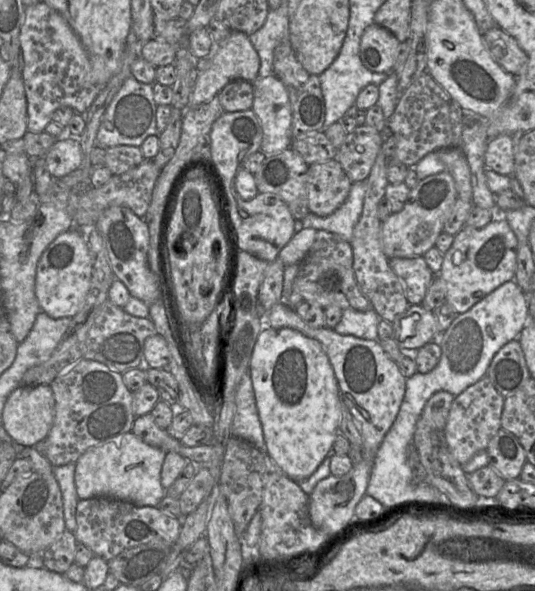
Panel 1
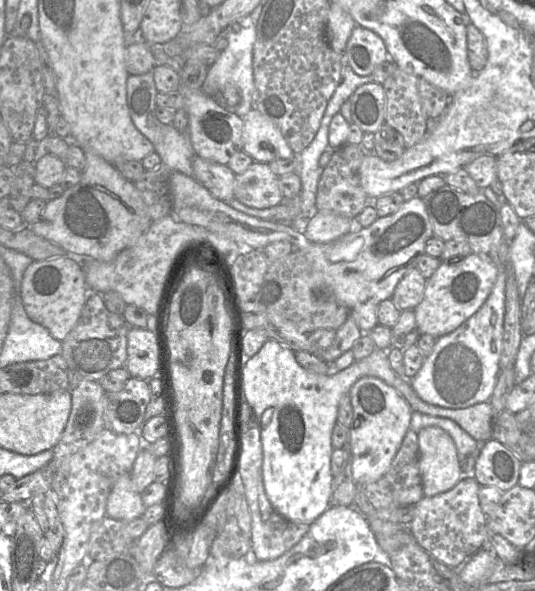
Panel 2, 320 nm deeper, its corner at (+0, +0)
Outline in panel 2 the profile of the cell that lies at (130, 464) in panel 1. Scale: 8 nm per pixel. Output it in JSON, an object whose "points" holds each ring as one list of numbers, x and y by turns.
{"points":[[130,473,118,477,107,499,106,515,129,522,142,517,145,510,142,494,136,490]]}

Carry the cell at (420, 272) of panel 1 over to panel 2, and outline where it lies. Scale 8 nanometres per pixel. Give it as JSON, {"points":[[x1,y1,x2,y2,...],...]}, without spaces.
{"points":[[417,267,411,268,396,285,391,300,401,310,414,310,422,301,426,281]]}

